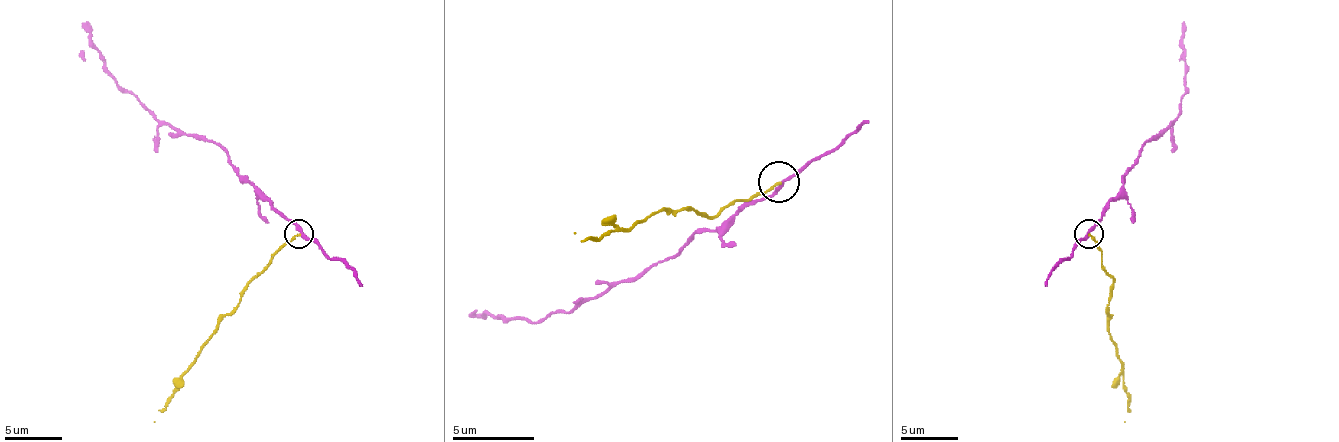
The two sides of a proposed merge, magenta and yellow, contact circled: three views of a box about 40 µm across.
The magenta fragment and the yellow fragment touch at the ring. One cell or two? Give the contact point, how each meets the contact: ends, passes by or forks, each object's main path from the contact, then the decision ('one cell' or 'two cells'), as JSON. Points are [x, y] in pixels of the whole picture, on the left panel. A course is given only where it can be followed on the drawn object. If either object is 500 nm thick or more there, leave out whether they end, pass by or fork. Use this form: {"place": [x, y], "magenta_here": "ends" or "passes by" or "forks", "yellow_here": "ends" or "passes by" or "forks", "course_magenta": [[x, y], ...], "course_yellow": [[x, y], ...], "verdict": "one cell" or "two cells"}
{"place": [298, 234], "magenta_here": "passes by", "yellow_here": "ends", "course_magenta": [[301, 234], [240, 174], [214, 142], [179, 133], [127, 93], [107, 70], [87, 21]], "course_yellow": [[298, 234], [252, 281], [240, 304], [211, 336], [153, 422]], "verdict": "two cells"}

